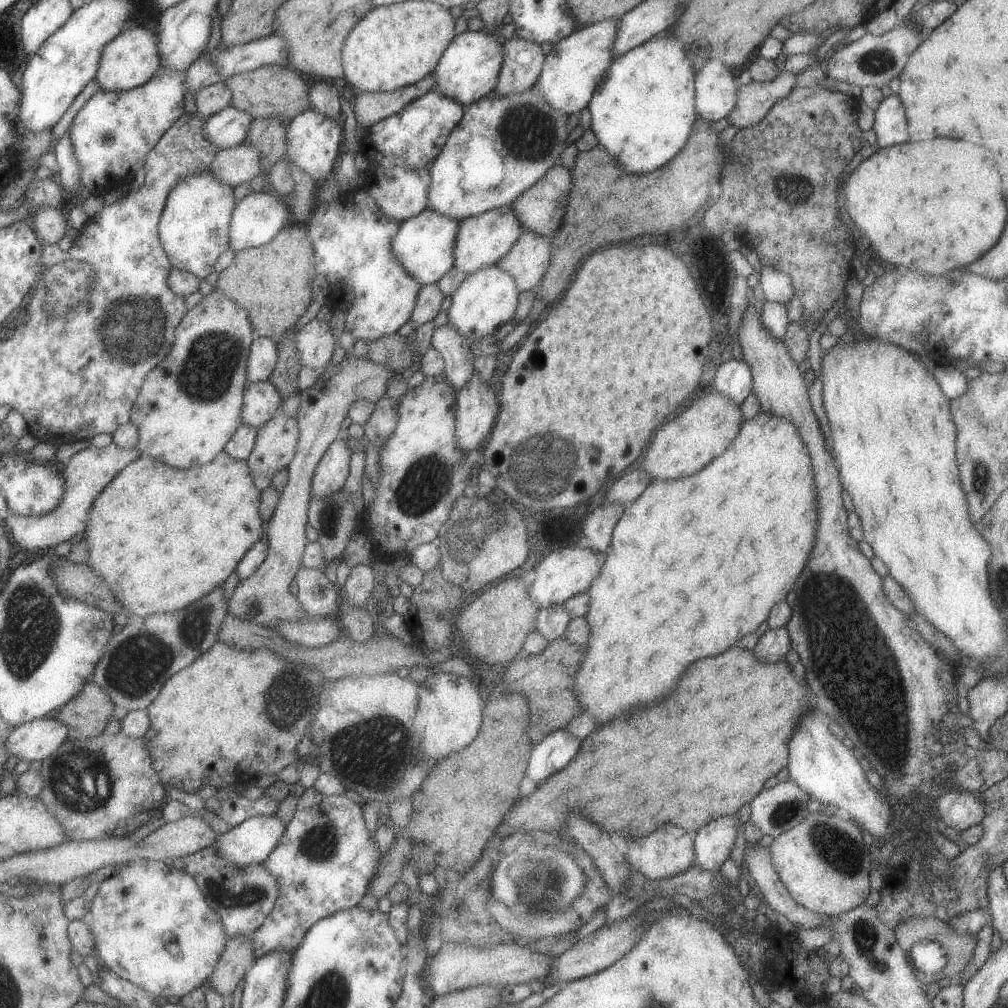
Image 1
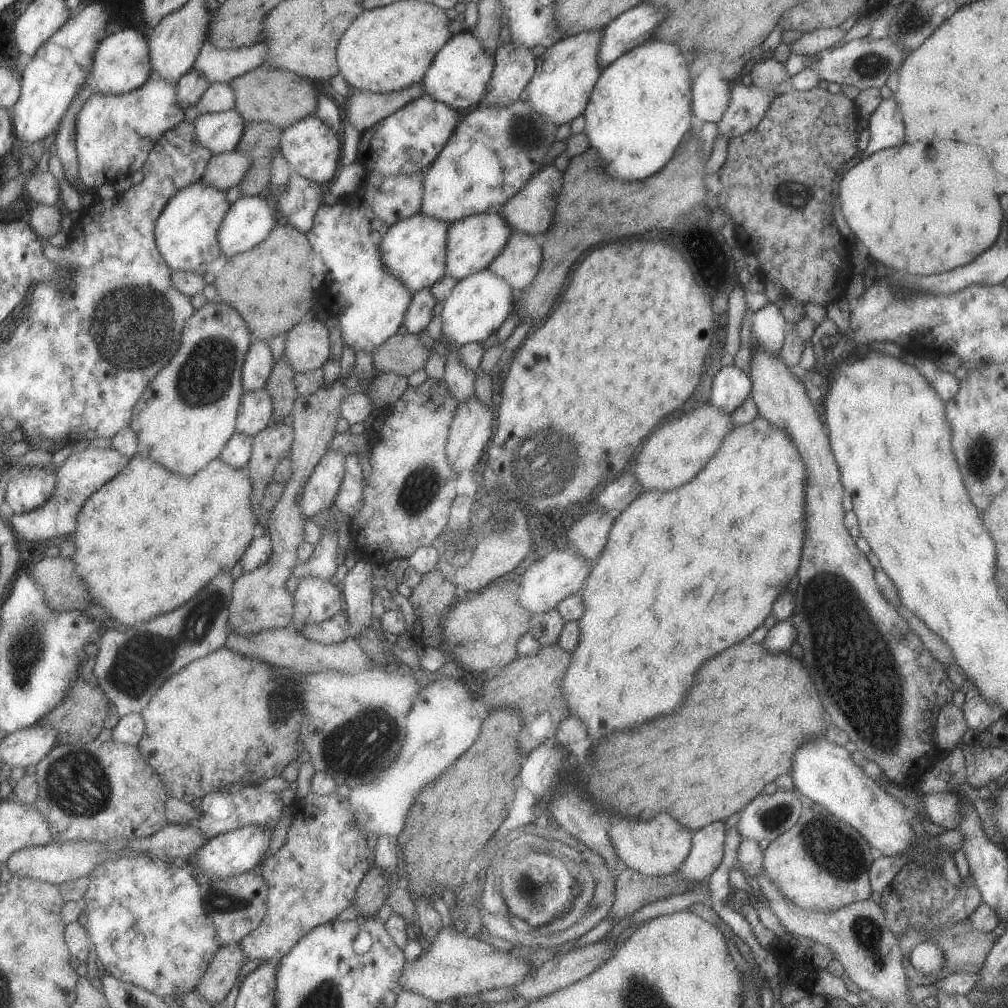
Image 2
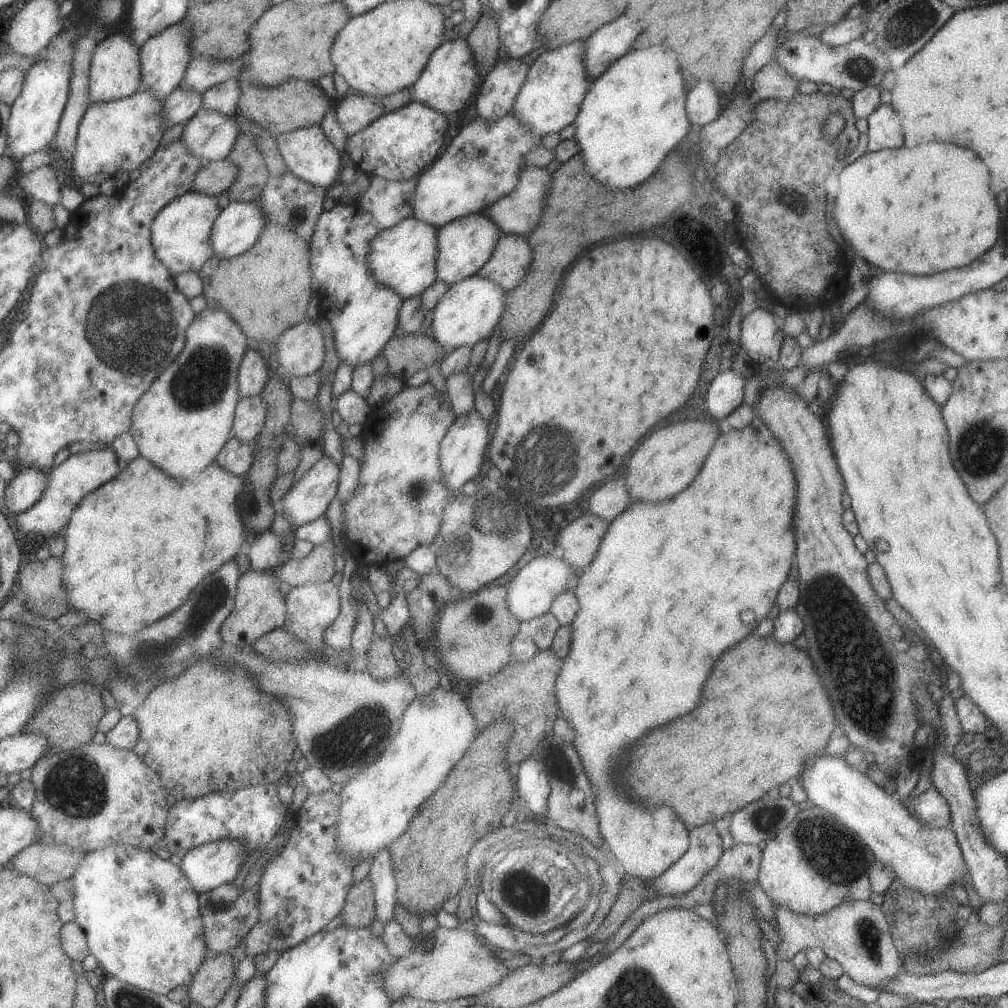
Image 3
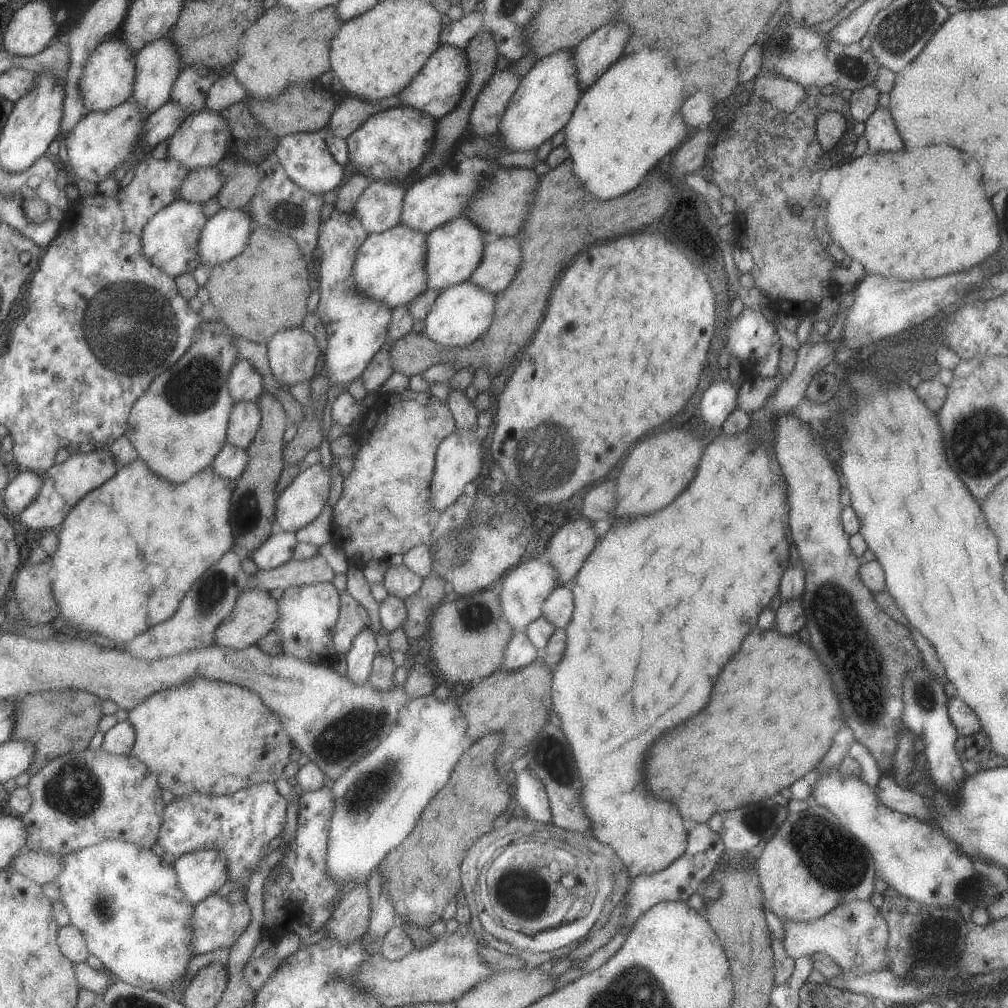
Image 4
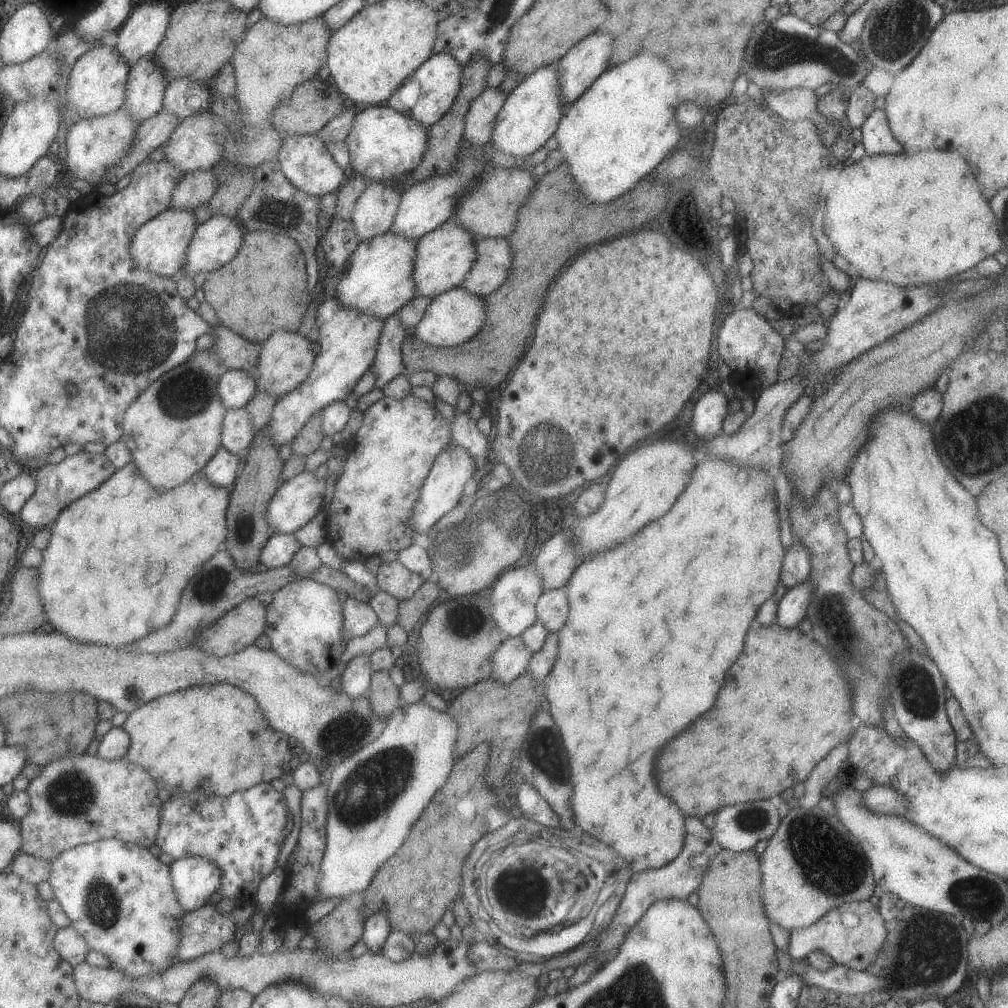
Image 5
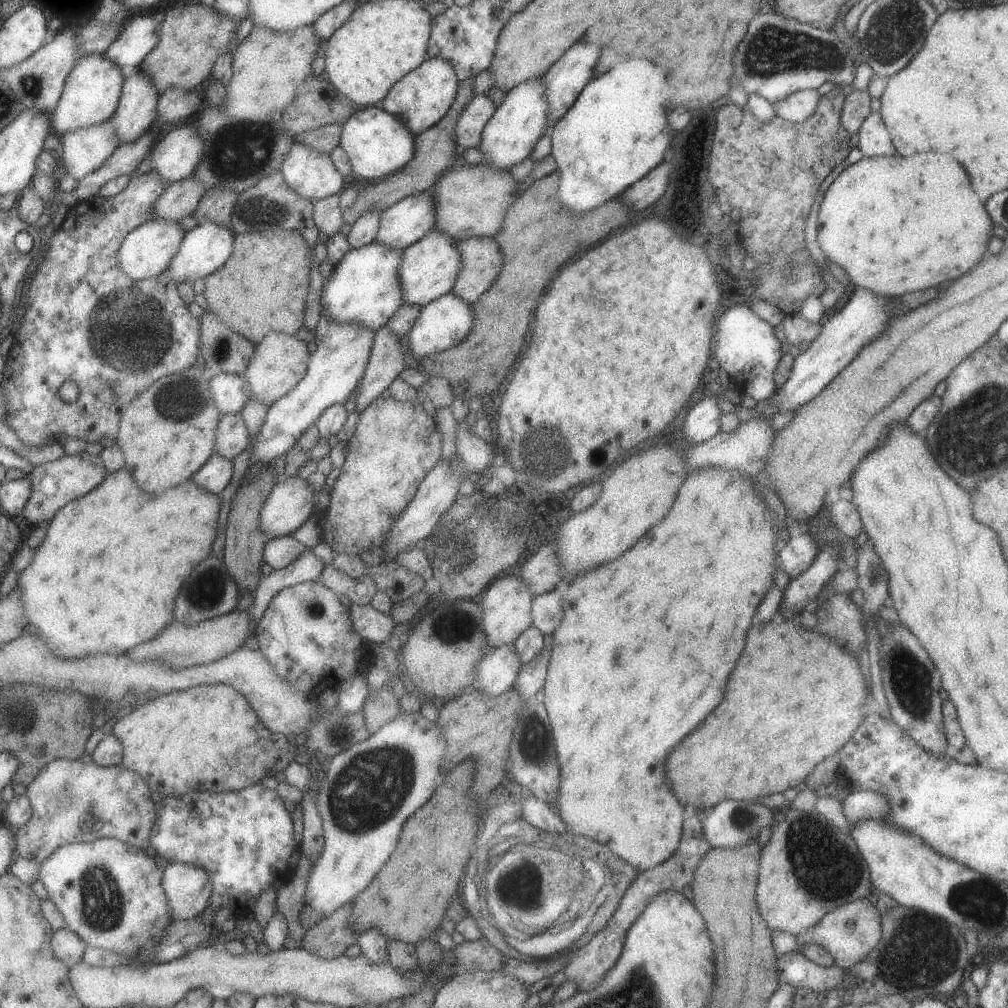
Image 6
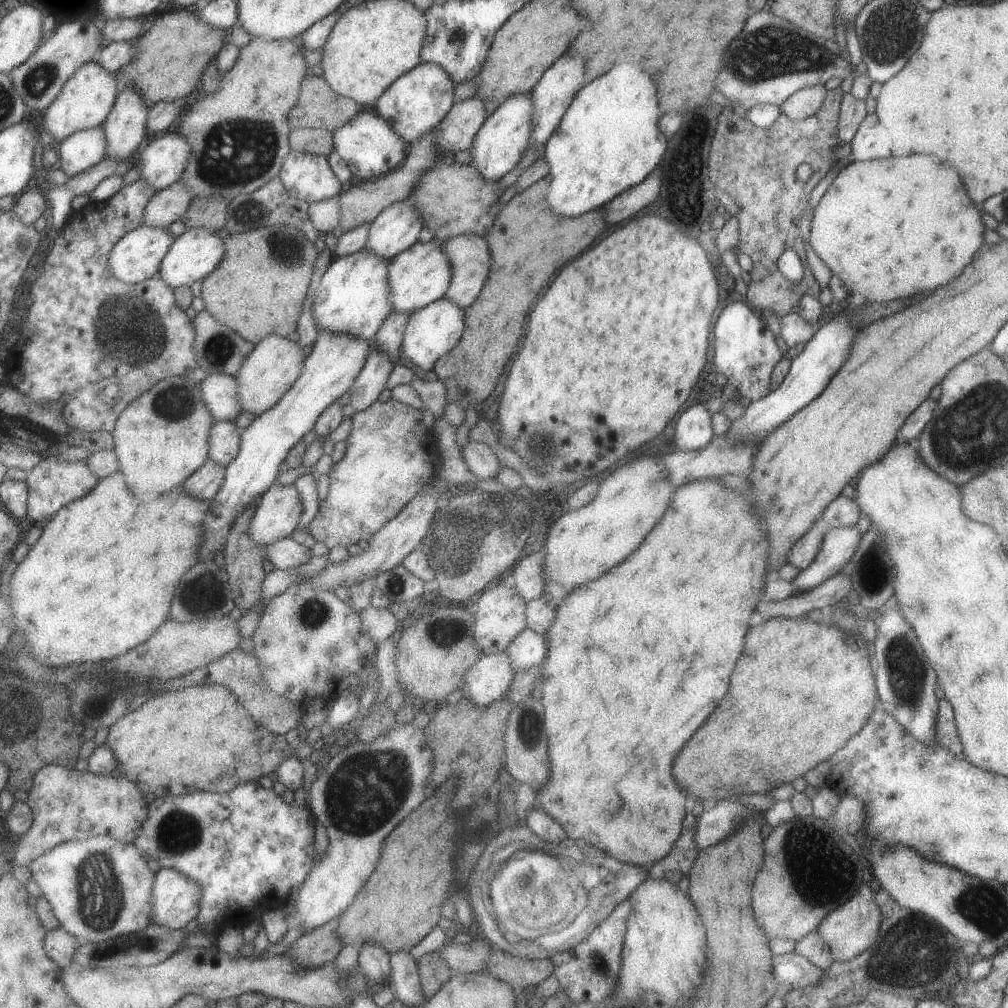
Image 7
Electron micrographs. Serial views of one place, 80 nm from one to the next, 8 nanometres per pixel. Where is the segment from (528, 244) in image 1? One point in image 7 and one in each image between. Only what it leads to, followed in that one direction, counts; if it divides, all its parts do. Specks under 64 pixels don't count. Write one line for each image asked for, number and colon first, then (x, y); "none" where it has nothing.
2: (518, 262)
3: (509, 259)
4: (501, 258)
5: (492, 259)
6: (482, 259)
7: (469, 257)

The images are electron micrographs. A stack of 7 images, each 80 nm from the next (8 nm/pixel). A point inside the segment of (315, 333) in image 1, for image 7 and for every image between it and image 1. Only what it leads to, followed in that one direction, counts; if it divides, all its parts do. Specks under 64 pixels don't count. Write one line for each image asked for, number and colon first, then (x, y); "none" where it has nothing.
2: (306, 348)
3: (299, 349)
4: (293, 355)
5: (286, 358)
6: (279, 361)
7: (275, 362)

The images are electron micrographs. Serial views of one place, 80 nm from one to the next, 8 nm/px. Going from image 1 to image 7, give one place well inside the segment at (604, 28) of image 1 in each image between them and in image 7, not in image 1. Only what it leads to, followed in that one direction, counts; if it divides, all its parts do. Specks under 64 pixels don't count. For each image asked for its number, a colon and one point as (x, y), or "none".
2: (565, 73)
3: (555, 84)
4: (542, 103)
5: (532, 111)
6: (510, 135)
7: (499, 143)

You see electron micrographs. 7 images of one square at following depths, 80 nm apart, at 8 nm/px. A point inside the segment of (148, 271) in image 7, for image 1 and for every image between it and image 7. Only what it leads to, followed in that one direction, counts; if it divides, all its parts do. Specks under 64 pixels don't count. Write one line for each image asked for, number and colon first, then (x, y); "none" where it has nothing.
1: (193, 231)
2: (187, 232)
3: (181, 234)
4: (170, 240)
5: (160, 245)
6: (147, 252)

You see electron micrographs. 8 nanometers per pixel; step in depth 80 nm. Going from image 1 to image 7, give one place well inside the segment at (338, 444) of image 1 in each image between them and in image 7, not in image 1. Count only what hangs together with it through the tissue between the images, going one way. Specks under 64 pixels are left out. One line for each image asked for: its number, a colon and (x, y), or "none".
2: (320, 490)
3: (307, 499)
4: (298, 504)
5: (295, 501)
6: (289, 504)
7: (278, 509)

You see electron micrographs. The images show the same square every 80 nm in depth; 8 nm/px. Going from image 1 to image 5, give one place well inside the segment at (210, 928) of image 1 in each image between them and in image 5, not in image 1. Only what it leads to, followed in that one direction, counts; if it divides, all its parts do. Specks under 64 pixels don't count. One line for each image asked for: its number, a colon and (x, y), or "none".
2: (145, 917)
3: (141, 916)
4: (125, 899)
5: (120, 897)

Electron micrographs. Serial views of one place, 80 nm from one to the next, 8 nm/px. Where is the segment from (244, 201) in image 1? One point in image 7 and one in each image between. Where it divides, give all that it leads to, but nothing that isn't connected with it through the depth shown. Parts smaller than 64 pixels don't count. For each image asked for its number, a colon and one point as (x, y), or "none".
2: (248, 220)
3: (238, 225)
4: (225, 234)
5: (216, 241)
6: (205, 248)
7: (197, 251)

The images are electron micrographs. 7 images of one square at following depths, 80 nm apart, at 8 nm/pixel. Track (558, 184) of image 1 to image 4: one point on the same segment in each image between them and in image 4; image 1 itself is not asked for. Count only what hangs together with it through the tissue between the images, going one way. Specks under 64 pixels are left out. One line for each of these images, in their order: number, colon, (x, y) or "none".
2: (529, 210)
3: (518, 212)
4: (500, 211)

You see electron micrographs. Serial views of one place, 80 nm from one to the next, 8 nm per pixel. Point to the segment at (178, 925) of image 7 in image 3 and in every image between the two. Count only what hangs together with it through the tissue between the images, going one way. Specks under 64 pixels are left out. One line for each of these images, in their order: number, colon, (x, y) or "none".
3: (217, 863)
4: (199, 874)
5: (194, 879)
6: (187, 887)

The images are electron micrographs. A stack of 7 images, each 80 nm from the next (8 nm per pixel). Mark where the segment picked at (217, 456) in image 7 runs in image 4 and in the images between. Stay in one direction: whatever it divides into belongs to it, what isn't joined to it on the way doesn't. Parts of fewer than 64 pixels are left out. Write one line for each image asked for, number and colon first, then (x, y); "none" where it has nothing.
4: (244, 419)
5: (237, 432)
6: (231, 438)

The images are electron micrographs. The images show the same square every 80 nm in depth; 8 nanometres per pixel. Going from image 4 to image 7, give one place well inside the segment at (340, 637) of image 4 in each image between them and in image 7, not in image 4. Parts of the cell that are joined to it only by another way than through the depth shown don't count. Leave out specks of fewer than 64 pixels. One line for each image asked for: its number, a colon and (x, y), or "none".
5: (358, 617)
6: (369, 624)
7: (378, 624)

